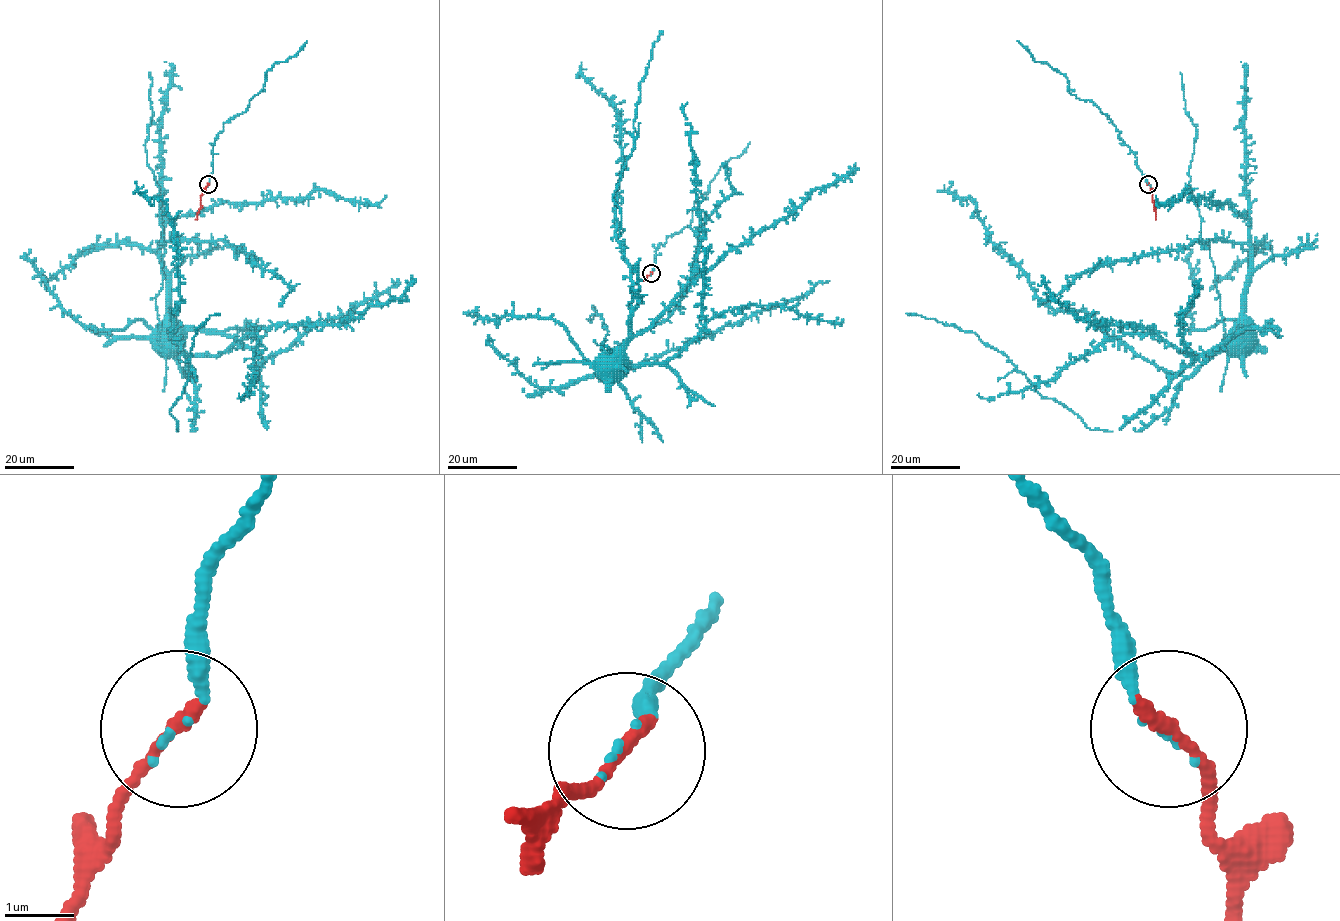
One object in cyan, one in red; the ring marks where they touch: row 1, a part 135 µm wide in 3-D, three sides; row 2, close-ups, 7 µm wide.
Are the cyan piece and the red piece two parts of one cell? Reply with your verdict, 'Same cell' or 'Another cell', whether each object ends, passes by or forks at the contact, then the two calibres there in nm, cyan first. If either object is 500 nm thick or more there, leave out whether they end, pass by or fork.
Same cell. At the ring cyan ends. At the ring red ends. Thickness 70 nm (cyan) against 220 nm

